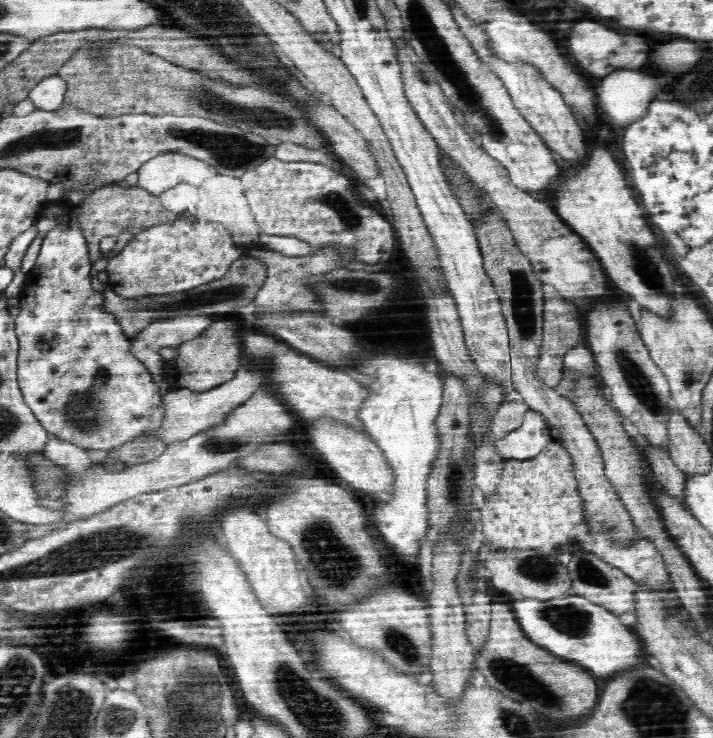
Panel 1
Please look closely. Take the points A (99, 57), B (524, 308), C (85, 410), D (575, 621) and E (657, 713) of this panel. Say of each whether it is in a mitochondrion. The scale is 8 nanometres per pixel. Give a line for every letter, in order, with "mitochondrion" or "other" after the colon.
A: mitochondrion
B: mitochondrion
C: mitochondrion
D: mitochondrion
E: mitochondrion

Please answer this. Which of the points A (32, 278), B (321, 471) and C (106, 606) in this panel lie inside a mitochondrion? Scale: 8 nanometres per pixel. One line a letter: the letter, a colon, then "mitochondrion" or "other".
A: other
B: other
C: other

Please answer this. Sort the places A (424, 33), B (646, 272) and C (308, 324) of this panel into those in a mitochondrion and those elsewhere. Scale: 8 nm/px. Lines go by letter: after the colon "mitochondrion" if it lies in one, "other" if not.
A: mitochondrion
B: mitochondrion
C: other

